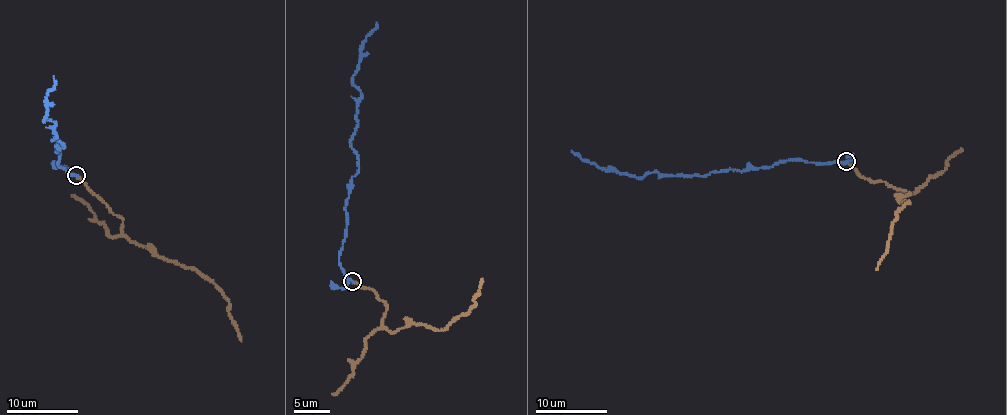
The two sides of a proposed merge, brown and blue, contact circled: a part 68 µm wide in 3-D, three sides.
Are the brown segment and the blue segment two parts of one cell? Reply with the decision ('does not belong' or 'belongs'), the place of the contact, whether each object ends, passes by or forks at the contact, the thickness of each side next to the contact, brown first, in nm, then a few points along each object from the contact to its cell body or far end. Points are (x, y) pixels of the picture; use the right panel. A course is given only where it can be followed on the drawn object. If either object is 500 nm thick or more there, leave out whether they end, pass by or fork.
belongs; place (846, 161); brown ends; blue passes by; calibres 190 and 200 nm; course brown (848, 161), (863, 177), (908, 193), (902, 200), (910, 203), (897, 212), (888, 244), (876, 270); course blue (846, 161), (816, 165), (794, 160), (699, 176), (661, 176), (657, 172), (635, 177), (598, 168), (571, 150)

